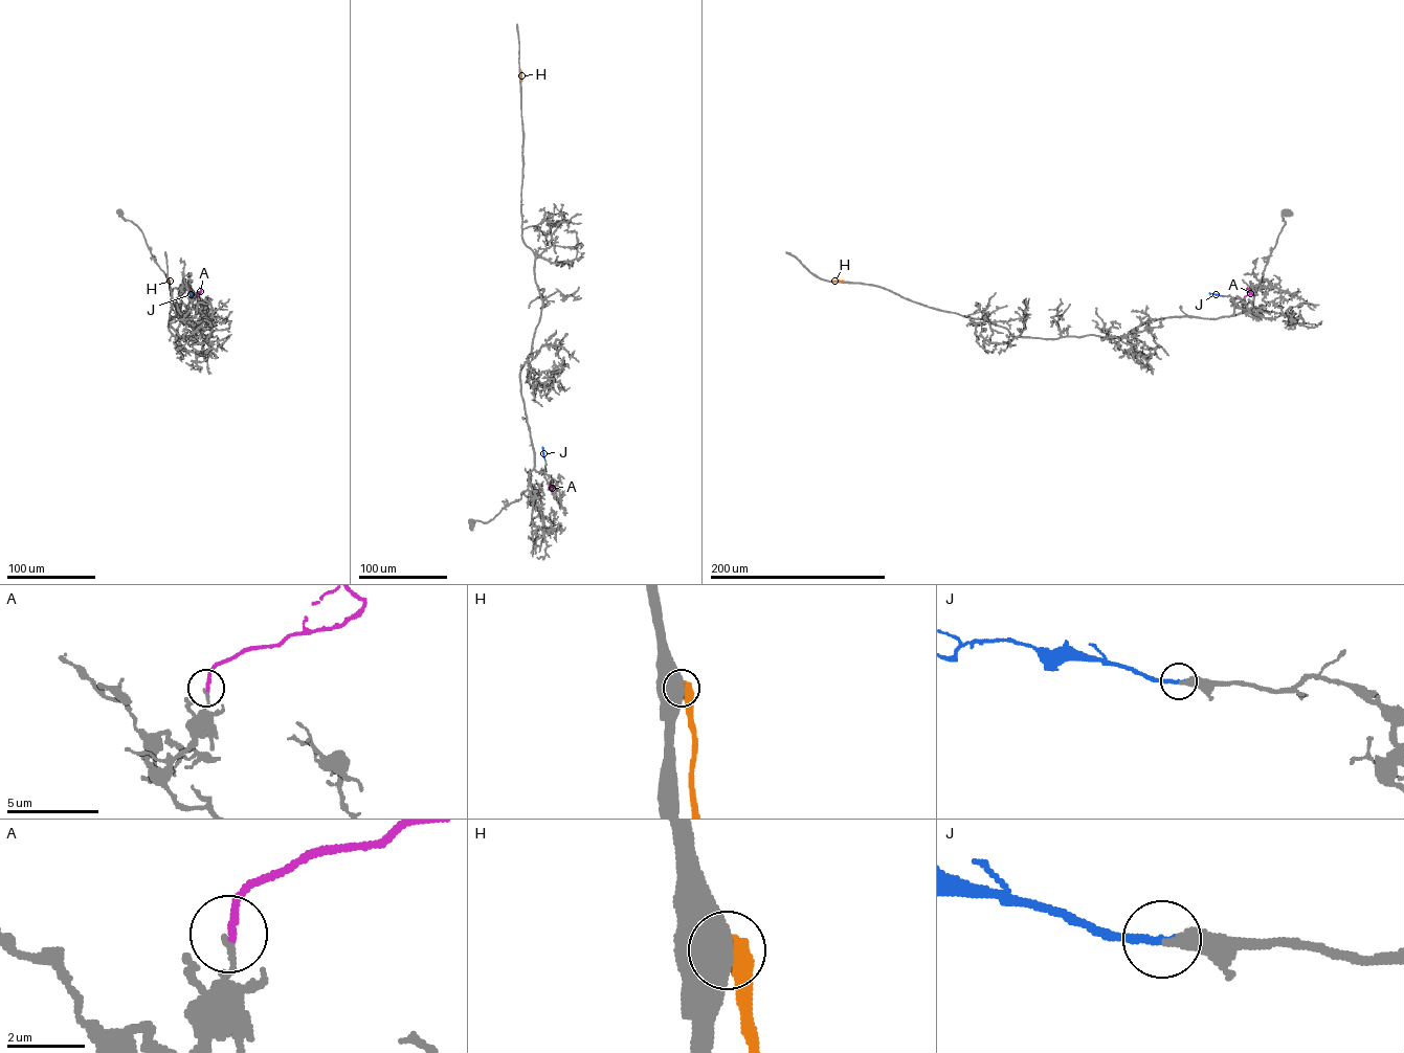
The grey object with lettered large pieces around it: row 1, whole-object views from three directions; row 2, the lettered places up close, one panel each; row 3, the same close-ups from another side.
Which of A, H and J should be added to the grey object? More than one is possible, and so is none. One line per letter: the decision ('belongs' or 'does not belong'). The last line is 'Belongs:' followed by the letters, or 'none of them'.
A: does not belong
H: does not belong
J: belongs
Belongs: J

